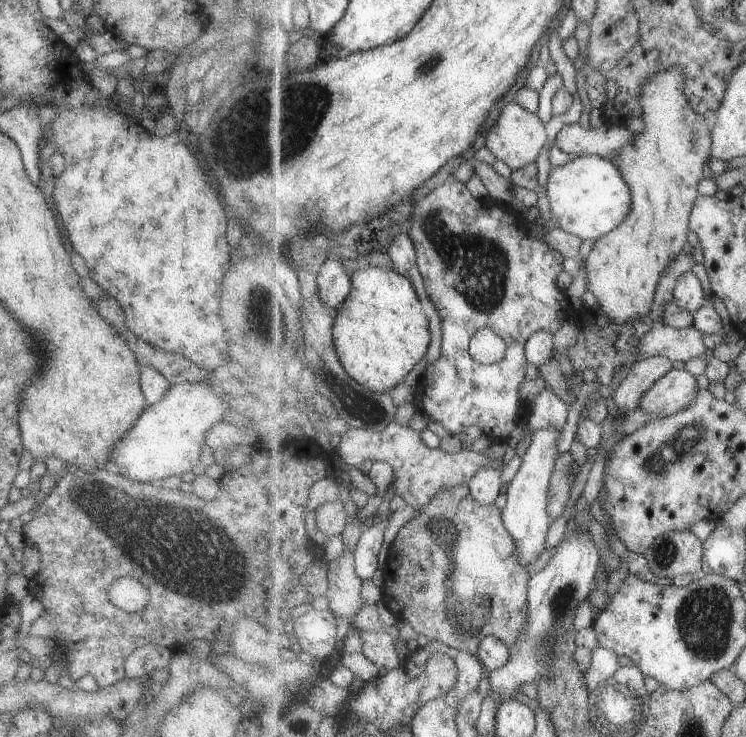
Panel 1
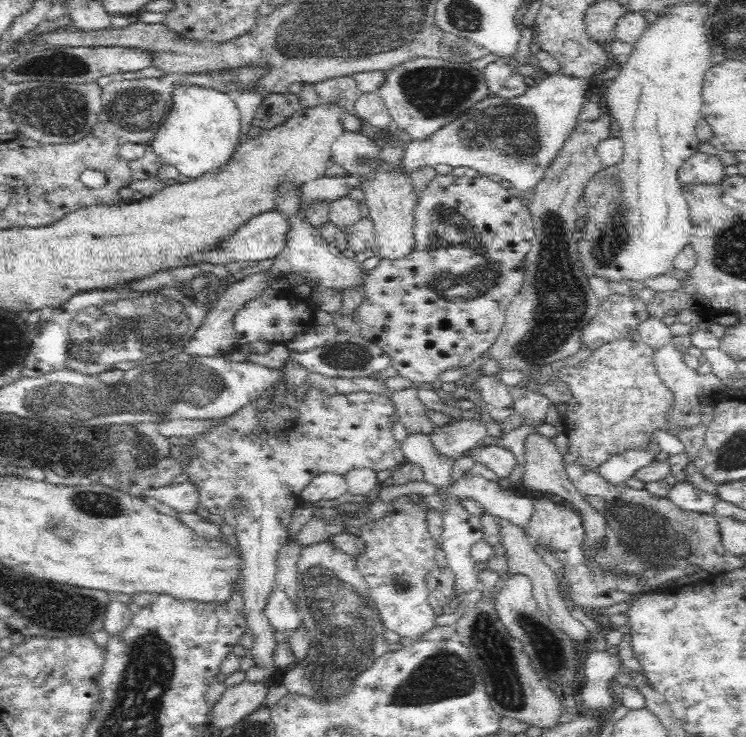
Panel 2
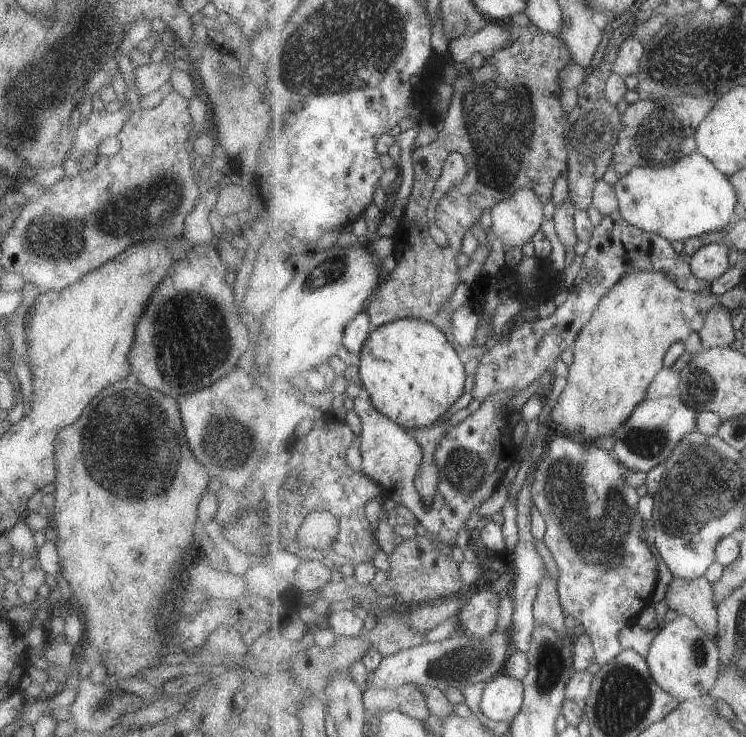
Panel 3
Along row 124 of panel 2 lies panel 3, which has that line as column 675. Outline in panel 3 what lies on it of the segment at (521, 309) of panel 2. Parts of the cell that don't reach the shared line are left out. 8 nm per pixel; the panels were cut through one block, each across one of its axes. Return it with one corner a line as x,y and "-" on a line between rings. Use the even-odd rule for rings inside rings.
706,577
697,580
674,578
668,584
666,604
678,615
689,616
699,628
719,644
718,605
715,604
714,581

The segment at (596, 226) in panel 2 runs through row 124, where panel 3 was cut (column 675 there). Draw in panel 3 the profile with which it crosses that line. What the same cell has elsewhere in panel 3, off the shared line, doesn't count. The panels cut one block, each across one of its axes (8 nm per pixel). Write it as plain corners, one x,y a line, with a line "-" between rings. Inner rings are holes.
677,615
671,622
661,626
648,656
652,676
659,687
682,701
697,699
711,692
719,681
721,660
720,647
715,639
686,615

